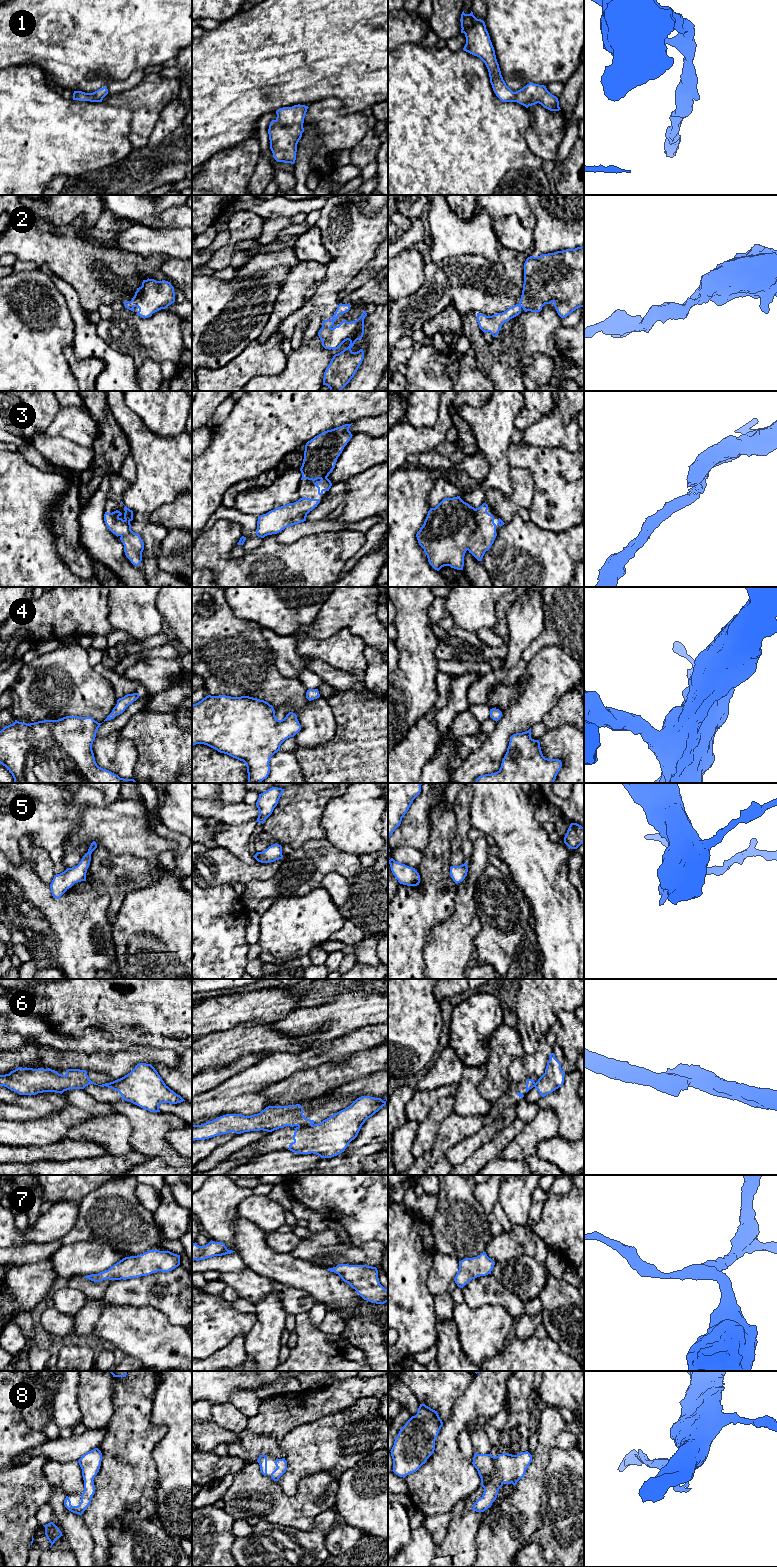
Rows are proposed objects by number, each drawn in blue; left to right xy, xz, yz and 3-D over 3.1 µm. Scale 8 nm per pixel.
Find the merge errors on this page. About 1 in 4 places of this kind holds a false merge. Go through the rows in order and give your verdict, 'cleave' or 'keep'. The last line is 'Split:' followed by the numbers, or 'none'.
1: keep
2: keep
3: keep
4: keep
5: keep
6: cleave
7: keep
8: keep
Split: 6

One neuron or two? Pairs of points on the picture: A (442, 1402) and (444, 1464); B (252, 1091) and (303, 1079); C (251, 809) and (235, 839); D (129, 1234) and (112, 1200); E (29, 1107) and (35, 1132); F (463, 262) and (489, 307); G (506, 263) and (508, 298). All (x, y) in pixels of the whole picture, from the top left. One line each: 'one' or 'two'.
A: two
B: two
C: two
D: one
E: two
F: one
G: one

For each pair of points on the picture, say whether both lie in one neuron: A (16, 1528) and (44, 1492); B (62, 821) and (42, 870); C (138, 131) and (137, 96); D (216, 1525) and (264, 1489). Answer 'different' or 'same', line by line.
A: same
B: different
C: same
D: different

